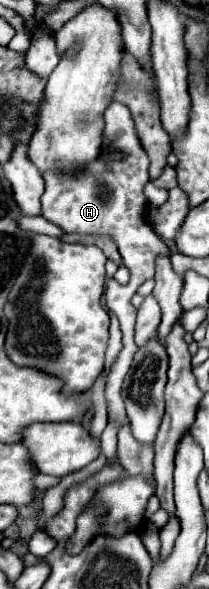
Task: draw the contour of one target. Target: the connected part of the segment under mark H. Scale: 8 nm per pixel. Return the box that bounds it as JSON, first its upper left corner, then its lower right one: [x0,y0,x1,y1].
[42,103,170,459]

